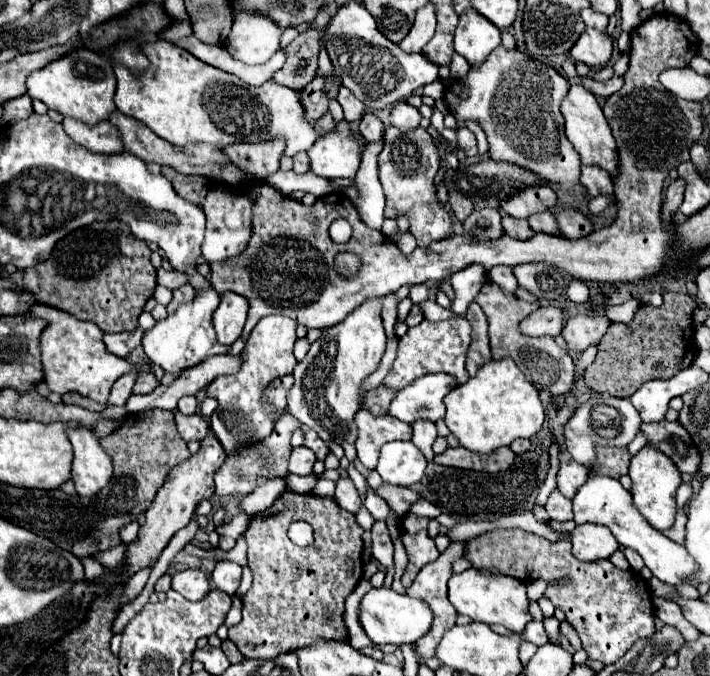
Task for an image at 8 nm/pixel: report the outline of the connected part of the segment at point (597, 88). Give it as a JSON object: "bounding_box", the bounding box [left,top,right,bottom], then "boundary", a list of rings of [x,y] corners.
{"bounding_box":[581,76,623,98],"boundary":[[[587,76],[587,78],[581,80],[581,84],[583,84],[589,92],[593,92],[595,96],[609,98],[611,94],[615,94],[617,90],[621,90],[621,86],[623,86],[623,78],[621,78],[621,76],[615,76],[615,78],[607,80],[607,82],[597,82],[597,80],[593,80],[591,76]]]}

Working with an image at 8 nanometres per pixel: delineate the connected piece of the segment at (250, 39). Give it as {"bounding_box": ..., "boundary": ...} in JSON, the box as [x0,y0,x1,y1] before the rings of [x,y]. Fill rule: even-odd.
{"bounding_box":[225,10,283,64],"boundary":[[[241,10],[235,14],[231,34],[225,40],[229,52],[241,62],[265,64],[281,46],[283,28],[261,12]]]}

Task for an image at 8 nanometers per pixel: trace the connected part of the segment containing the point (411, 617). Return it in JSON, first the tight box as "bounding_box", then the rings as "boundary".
{"bounding_box":[359,588,433,644],"boundary":[[[373,588],[361,600],[359,616],[367,636],[377,644],[413,644],[423,638],[433,624],[433,610],[421,598],[411,598],[409,594],[399,594],[393,588]]]}

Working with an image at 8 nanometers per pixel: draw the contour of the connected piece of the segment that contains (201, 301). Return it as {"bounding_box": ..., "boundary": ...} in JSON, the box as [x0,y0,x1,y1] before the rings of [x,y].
{"bounding_box":[141,288,229,374],"boundary":[[[215,288],[199,290],[191,302],[181,304],[165,320],[159,320],[149,332],[145,332],[143,342],[141,342],[149,360],[153,364],[161,366],[165,372],[179,374],[191,366],[201,364],[203,360],[207,360],[215,354],[225,354],[225,350],[229,350],[229,348],[221,346],[215,340],[215,330],[211,324],[211,314],[219,306],[219,302],[221,302],[221,294]]]}

